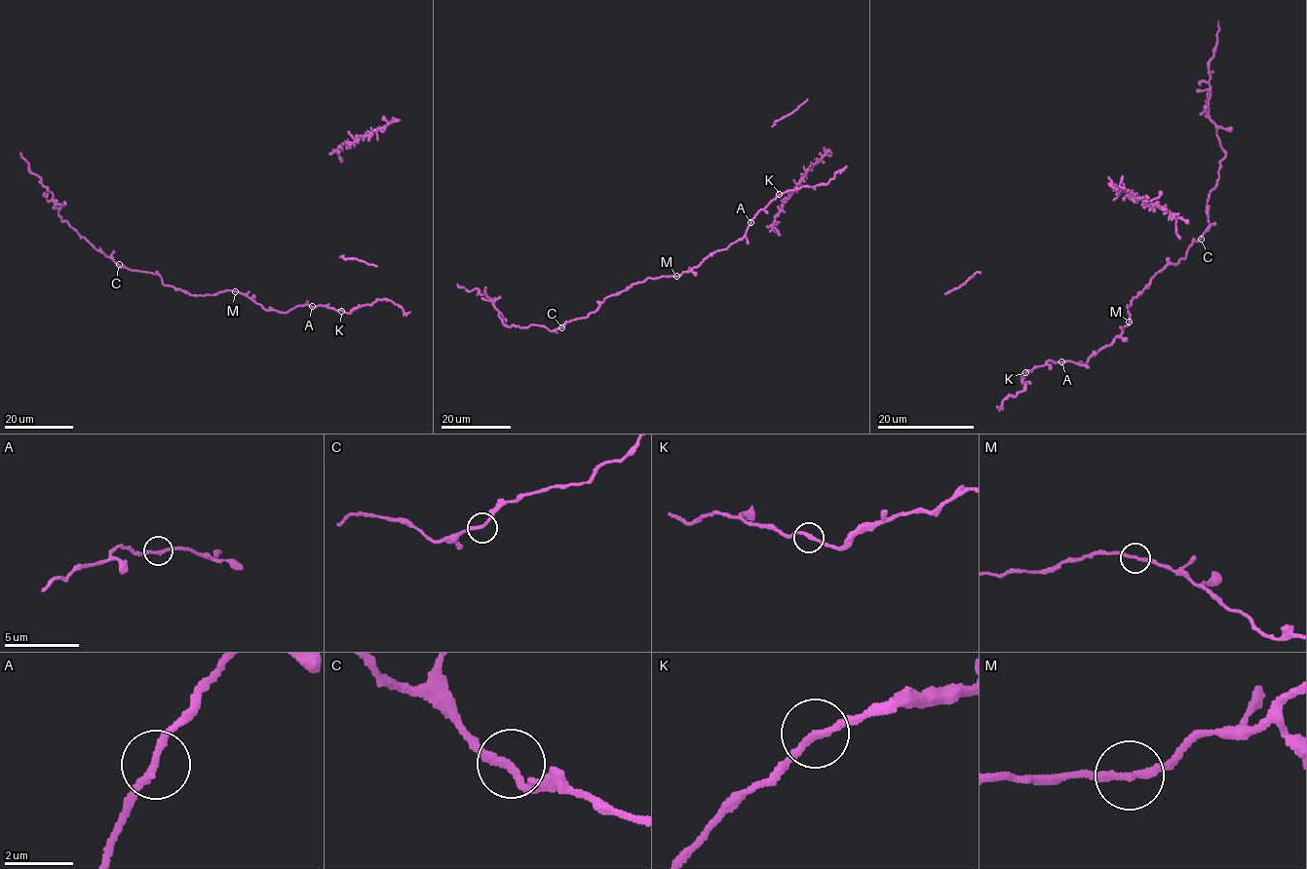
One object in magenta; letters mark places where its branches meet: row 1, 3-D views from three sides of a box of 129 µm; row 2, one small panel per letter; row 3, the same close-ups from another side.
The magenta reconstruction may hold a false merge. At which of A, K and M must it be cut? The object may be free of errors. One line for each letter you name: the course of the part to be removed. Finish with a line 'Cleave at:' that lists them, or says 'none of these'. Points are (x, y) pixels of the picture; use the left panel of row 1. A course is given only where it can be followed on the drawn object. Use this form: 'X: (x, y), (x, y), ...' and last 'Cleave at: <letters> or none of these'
M: (235, 291), (192, 295), (166, 285), (158, 274), (119, 266), (60, 220), (53, 194), (30, 170), (20, 152)
Cleave at: M

